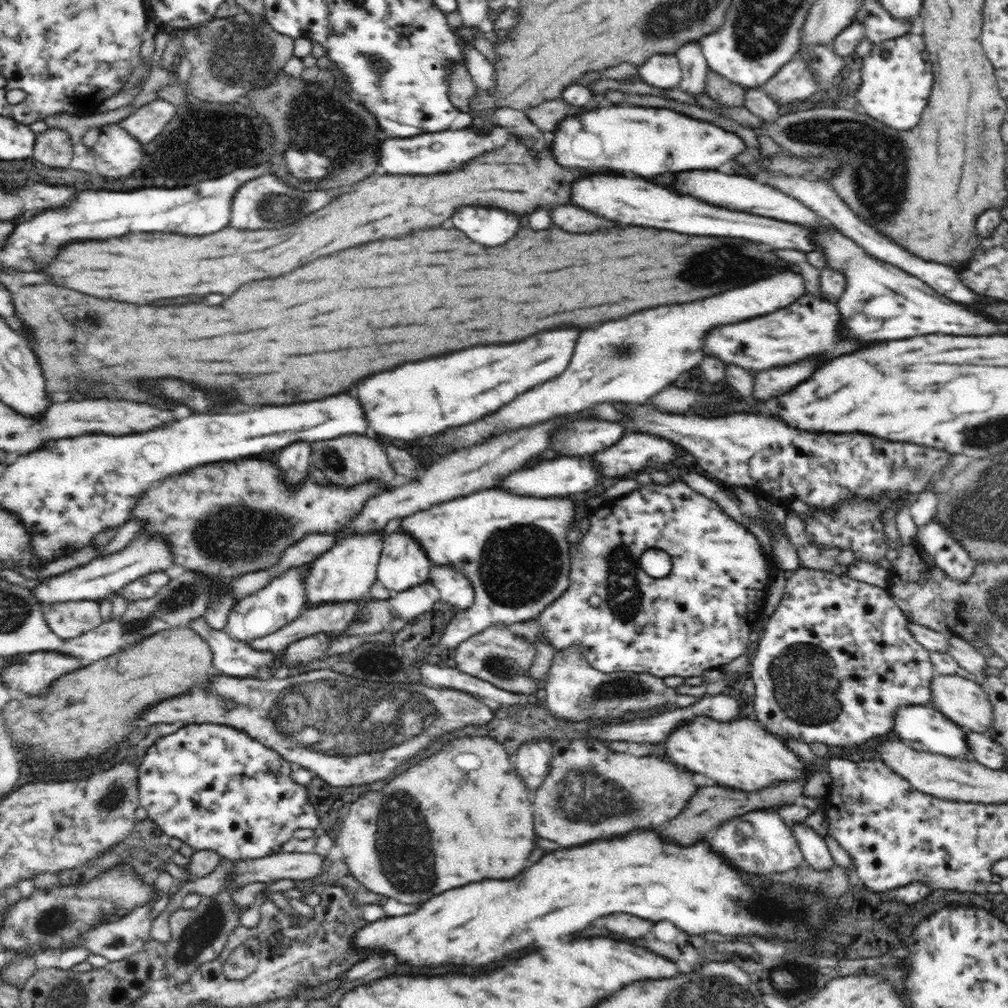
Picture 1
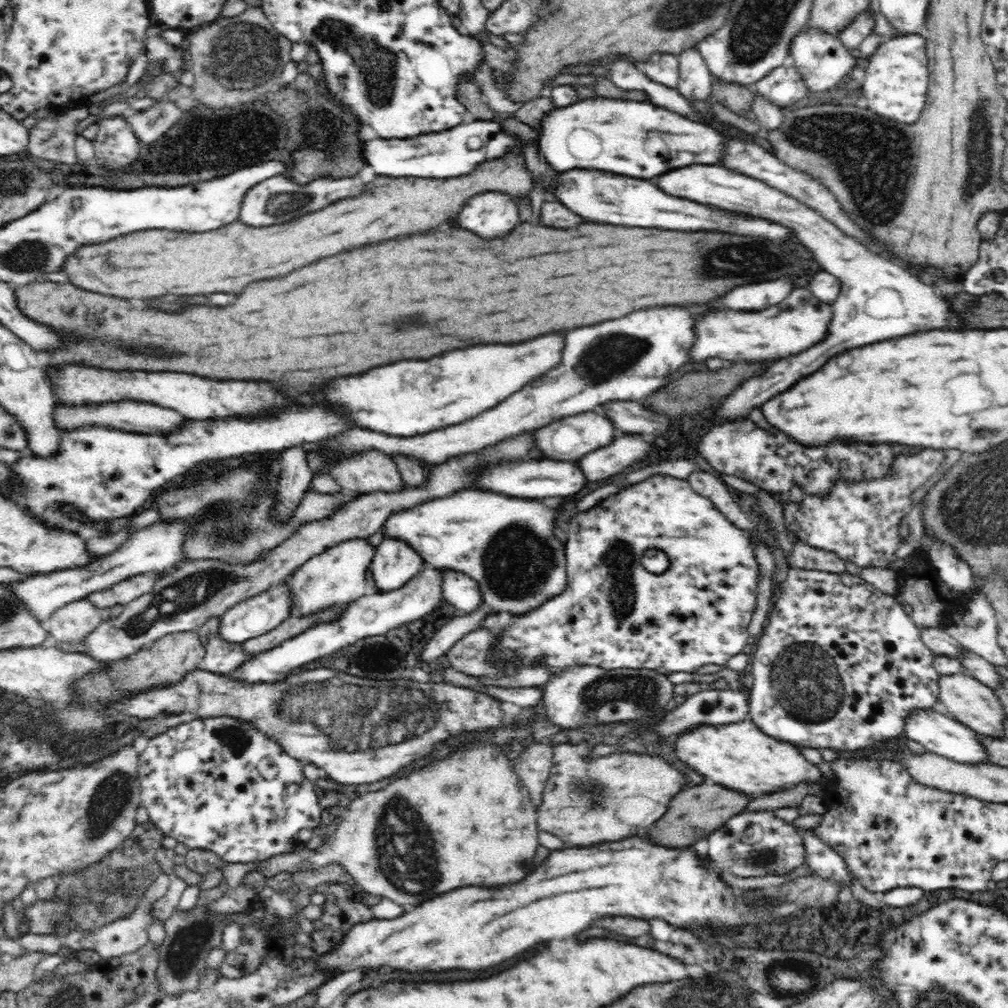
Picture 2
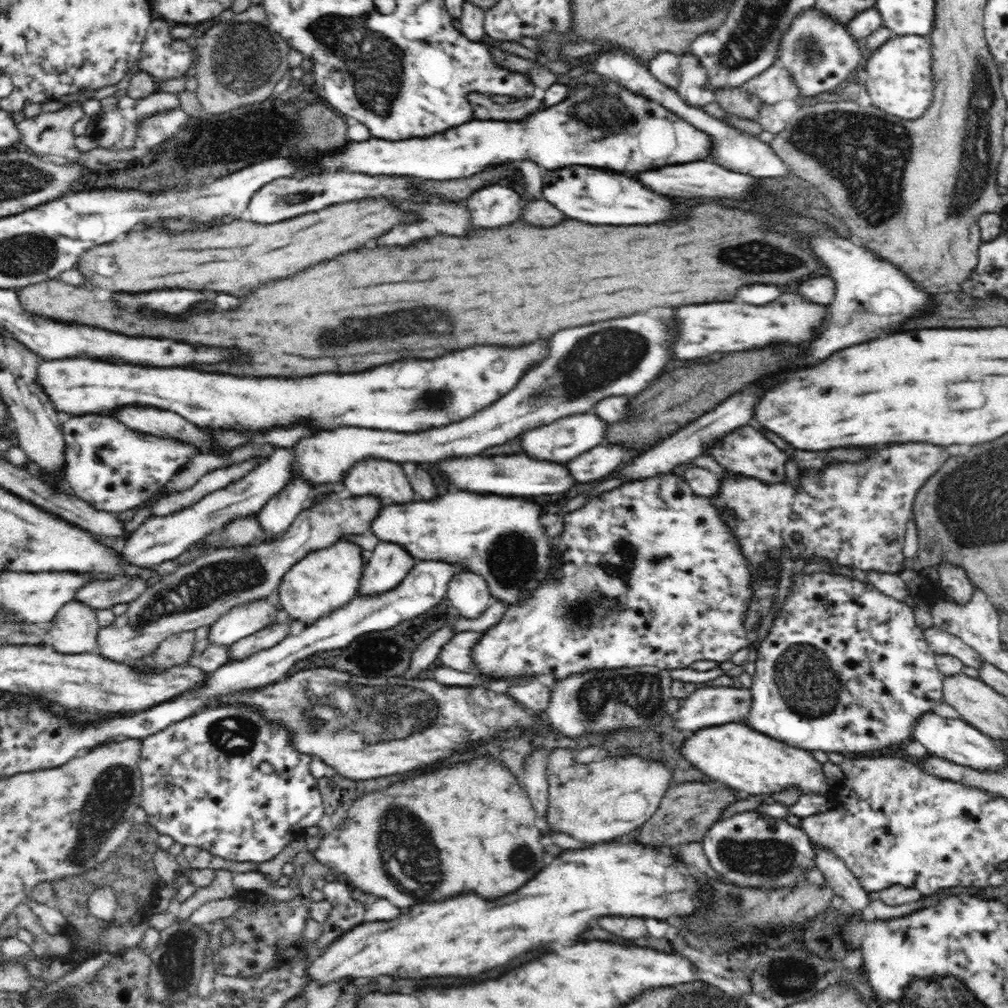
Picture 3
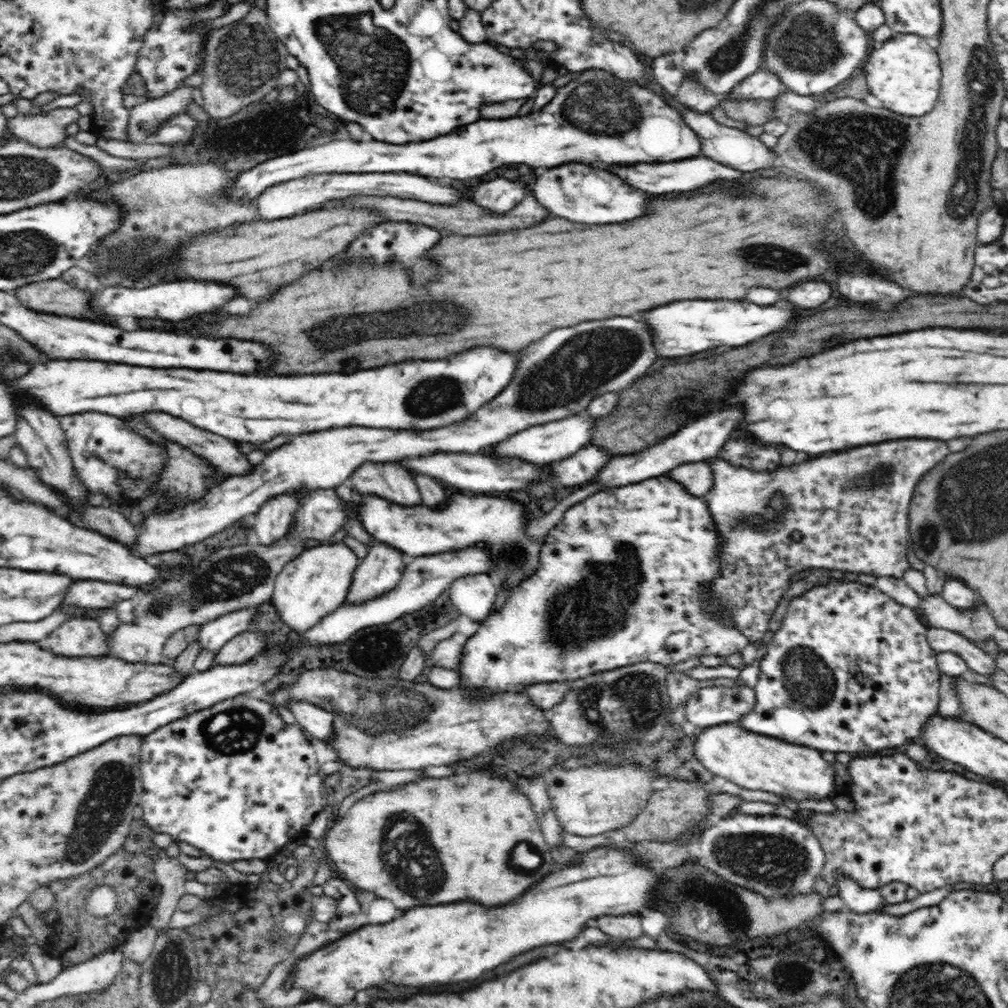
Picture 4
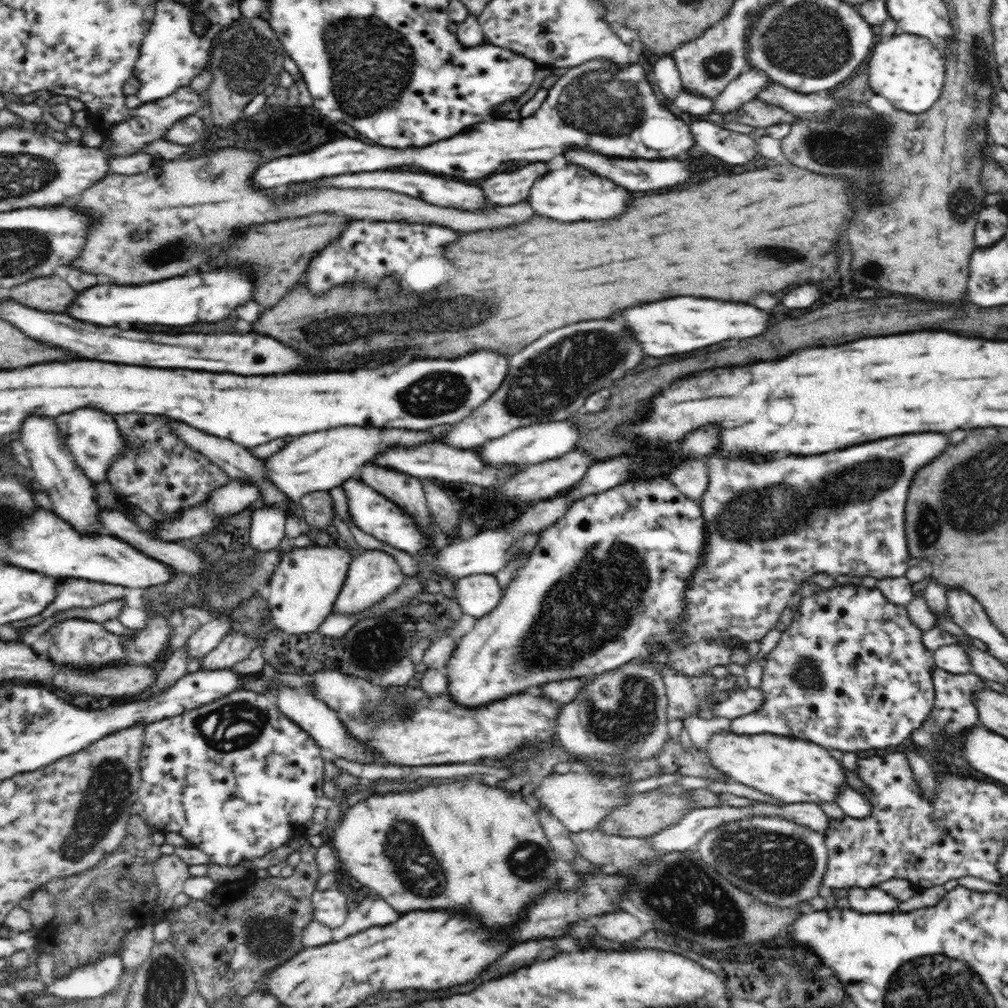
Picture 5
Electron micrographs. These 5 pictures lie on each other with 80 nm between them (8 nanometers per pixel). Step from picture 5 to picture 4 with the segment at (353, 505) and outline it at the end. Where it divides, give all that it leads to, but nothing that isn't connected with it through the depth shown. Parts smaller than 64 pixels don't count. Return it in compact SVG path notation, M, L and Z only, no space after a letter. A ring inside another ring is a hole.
M360 494L359 496L355 495L356 500L356 508L357 508L357 516L358 520L362 523L363 527L373 536L376 542L386 543L394 548L398 549L408 557L424 557L428 556L428 554L440 554L440 552L450 552L450 550L462 550L462 548L468 548L468 546L474 546L474 544L480 544L480 542L487 542L487 548L489 548L489 555L492 557L492 563L494 563L494 568L490 572L487 572L491 578L496 582L497 586L506 587L510 590L517 588L520 586L521 582L524 582L525 579L531 578L536 572L537 567L540 563L540 543L534 541L530 536L527 536L524 533L526 530L526 522L528 522L528 518L526 517L526 510L524 509L522 504L518 504L516 500L518 498L514 498L514 500L510 500L510 496L504 496L504 498L492 498L492 496L464 496L464 494L454 494L454 496L448 496L447 501L443 507L430 507L428 505L416 505L416 506L402 506L396 503L392 503L388 499L380 498L375 494Z

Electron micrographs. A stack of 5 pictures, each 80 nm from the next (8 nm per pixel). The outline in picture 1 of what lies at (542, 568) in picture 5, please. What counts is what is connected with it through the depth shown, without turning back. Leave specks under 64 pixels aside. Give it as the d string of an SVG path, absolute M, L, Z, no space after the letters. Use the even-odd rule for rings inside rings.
M679 480L678 482L670 482L670 484L654 484L650 481L649 484L641 485L624 496L608 499L600 508L591 510L588 523L590 523L590 528L584 534L584 538L576 546L571 546L569 588L560 598L556 598L552 604L546 606L538 618L535 618L534 621L539 625L537 636L545 637L547 642L558 651L566 647L578 647L578 651L584 655L588 664L597 671L606 674L612 672L648 673L664 679L667 676L681 676L682 678L702 676L710 670L718 670L724 664L730 664L734 658L738 658L746 652L750 632L753 630L752 626L761 618L760 614L766 606L768 589L772 584L771 580L776 570L773 560L766 555L760 541L756 539L756 535L750 532L750 529L730 518L716 502L692 490L690 486ZM650 549L663 550L670 555L673 568L668 577L651 578L643 571L640 558L644 552Z

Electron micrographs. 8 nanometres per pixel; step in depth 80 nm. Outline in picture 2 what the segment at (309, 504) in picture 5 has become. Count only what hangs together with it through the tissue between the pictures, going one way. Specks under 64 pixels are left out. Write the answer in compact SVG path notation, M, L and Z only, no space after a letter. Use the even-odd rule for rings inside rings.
M532 432L520 433L504 442L498 442L496 446L488 446L488 450L484 450L482 456L476 452L476 454L456 456L456 458L446 460L444 464L432 466L426 476L426 482L419 487L406 486L391 493L376 491L360 494L356 500L340 506L330 518L302 524L288 540L280 542L280 546L276 546L268 554L262 554L262 559L252 563L230 564L212 559L183 563L178 571L156 581L154 589L149 594L144 594L141 598L125 604L118 616L112 616L109 620L103 621L96 630L86 636L83 649L79 652L106 663L121 661L151 645L151 642L166 637L167 634L197 631L210 620L210 617L221 617L235 604L254 598L272 589L272 586L282 584L282 581L290 578L297 569L300 569L300 566L316 554L322 554L340 542L353 538L366 539L376 534L382 528L384 520L396 510L408 510L428 500L446 498L454 492L466 490L476 480L478 466L523 460L532 456L530 454L532 448L536 448Z

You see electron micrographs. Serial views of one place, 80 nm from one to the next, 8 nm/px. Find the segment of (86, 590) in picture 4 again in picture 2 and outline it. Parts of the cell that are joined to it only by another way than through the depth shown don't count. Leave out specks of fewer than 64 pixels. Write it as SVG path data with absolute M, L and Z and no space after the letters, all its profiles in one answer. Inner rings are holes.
M145 573L112 586L110 589L90 594L86 600L96 608L112 608L114 605L128 604L144 594L149 594L160 578L156 573Z

